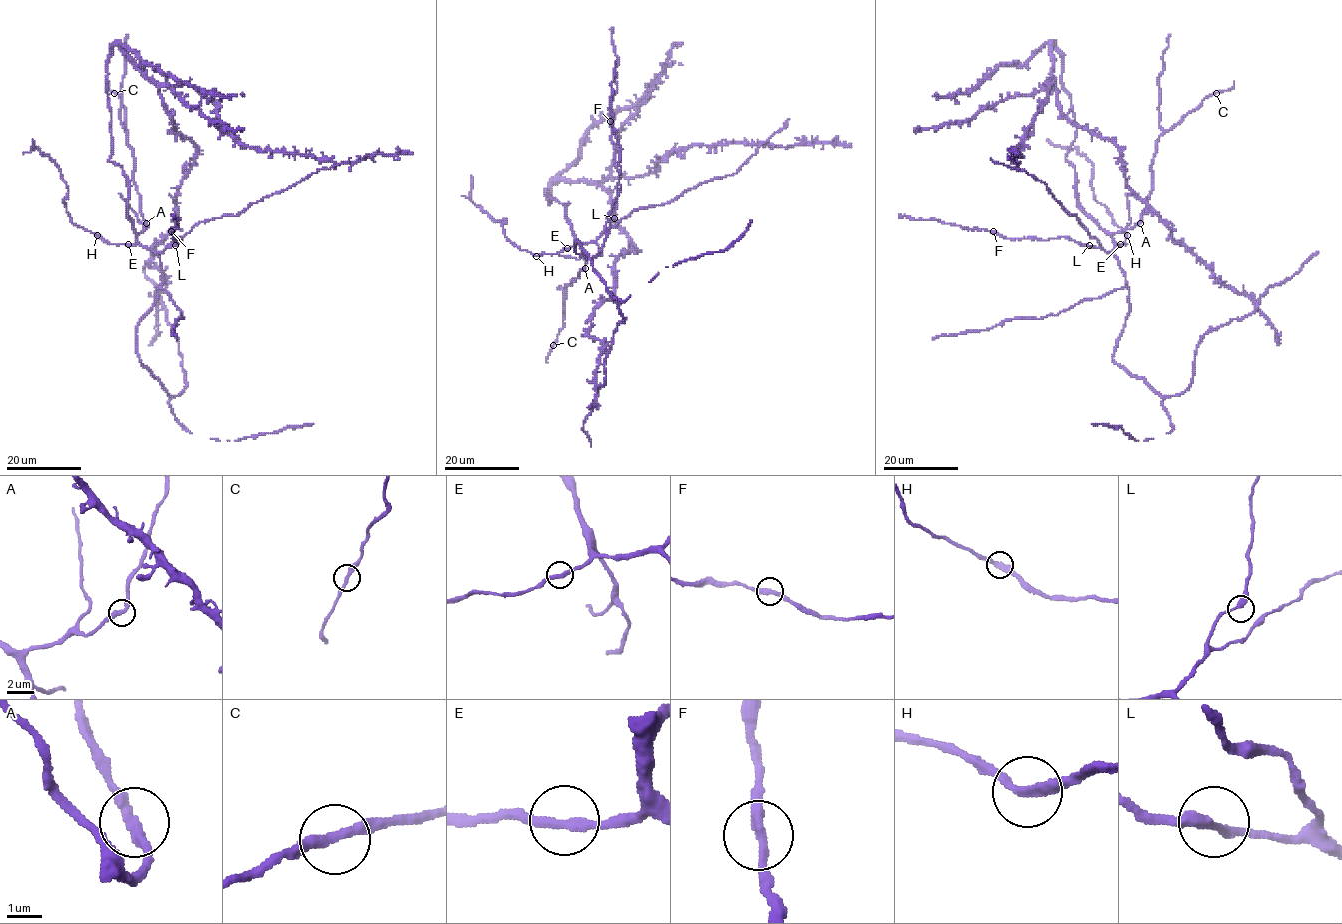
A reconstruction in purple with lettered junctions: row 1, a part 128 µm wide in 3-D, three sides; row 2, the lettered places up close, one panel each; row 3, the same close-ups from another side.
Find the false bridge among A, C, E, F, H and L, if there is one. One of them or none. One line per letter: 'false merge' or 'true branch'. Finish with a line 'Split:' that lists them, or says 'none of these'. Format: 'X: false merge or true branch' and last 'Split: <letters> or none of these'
A: true branch
C: true branch
E: true branch
F: true branch
H: true branch
L: true branch
Split: none of these

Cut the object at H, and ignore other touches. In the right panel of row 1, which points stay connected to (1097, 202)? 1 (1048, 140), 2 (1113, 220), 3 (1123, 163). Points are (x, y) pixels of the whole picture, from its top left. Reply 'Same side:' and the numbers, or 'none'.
Same side: 1, 2

